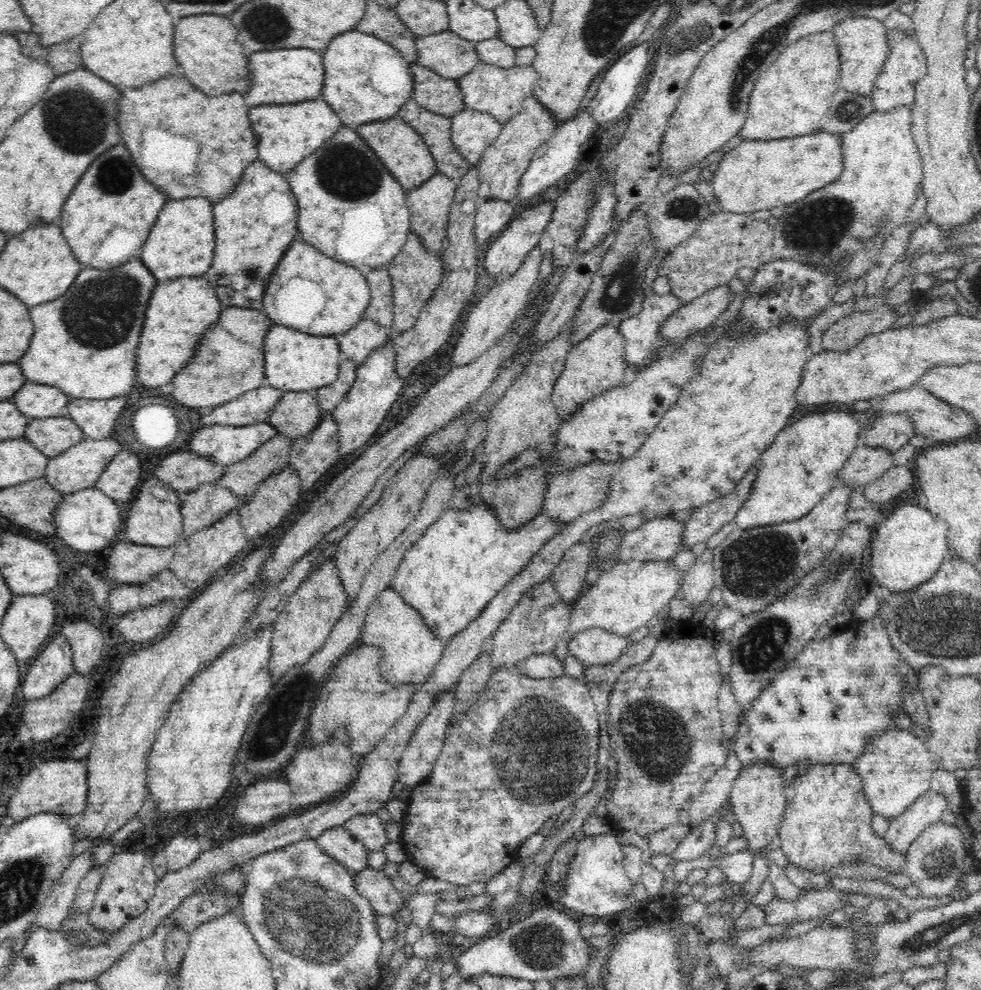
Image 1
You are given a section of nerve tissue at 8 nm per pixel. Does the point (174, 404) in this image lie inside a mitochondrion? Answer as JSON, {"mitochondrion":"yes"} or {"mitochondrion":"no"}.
{"mitochondrion":"no"}

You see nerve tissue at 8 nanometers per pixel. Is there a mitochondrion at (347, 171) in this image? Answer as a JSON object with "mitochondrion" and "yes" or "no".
{"mitochondrion":"yes"}

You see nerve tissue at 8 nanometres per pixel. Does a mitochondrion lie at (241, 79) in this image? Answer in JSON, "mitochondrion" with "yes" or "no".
{"mitochondrion":"no"}

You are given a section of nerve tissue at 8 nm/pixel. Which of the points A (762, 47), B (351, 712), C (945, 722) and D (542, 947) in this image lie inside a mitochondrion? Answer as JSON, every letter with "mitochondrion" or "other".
{"A":"mitochondrion","B":"other","C":"other","D":"mitochondrion"}

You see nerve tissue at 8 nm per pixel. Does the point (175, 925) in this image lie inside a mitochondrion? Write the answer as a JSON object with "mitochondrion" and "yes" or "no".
{"mitochondrion":"no"}

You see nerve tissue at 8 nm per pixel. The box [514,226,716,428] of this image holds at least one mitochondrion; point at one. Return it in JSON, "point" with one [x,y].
{"point":[619,289]}

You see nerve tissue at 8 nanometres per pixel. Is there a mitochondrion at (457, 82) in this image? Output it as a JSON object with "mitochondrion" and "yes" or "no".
{"mitochondrion":"no"}

